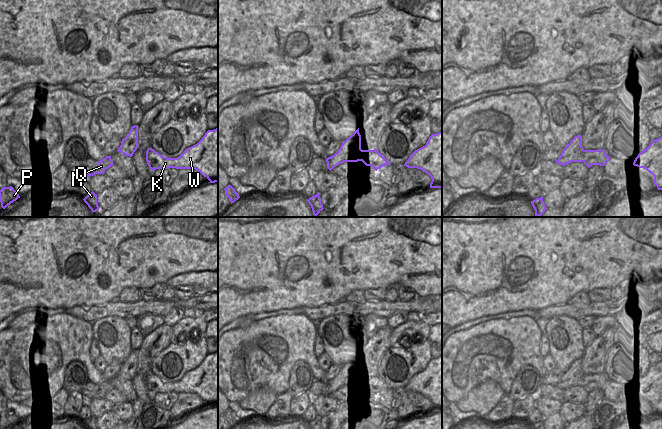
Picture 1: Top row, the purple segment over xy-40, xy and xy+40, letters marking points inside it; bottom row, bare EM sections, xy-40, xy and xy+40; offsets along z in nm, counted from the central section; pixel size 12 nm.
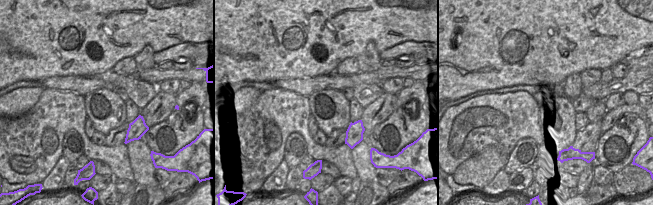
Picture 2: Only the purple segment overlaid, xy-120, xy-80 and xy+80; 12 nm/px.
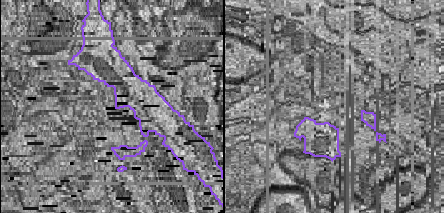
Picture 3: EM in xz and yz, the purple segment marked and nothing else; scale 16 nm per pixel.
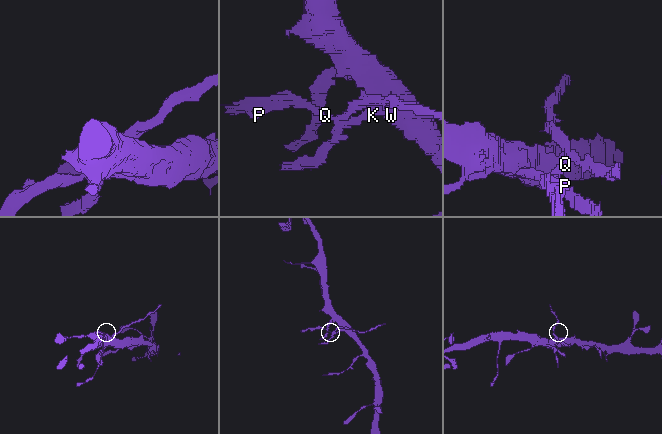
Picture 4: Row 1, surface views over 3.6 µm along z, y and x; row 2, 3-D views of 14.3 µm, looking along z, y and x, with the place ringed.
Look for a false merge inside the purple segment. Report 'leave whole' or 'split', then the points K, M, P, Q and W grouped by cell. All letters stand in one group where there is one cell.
split; K M W / P Q

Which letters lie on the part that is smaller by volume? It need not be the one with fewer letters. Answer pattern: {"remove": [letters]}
{"remove": ["P", "Q"]}

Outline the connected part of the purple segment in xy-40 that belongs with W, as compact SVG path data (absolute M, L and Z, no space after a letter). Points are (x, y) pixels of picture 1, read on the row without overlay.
M218 352L208 354L195 369L185 373L177 382L167 382L152 372L146 375L149 392L156 393L195 393L210 407L218 406Z

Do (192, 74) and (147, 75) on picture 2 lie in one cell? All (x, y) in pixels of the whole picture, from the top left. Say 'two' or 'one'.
one

